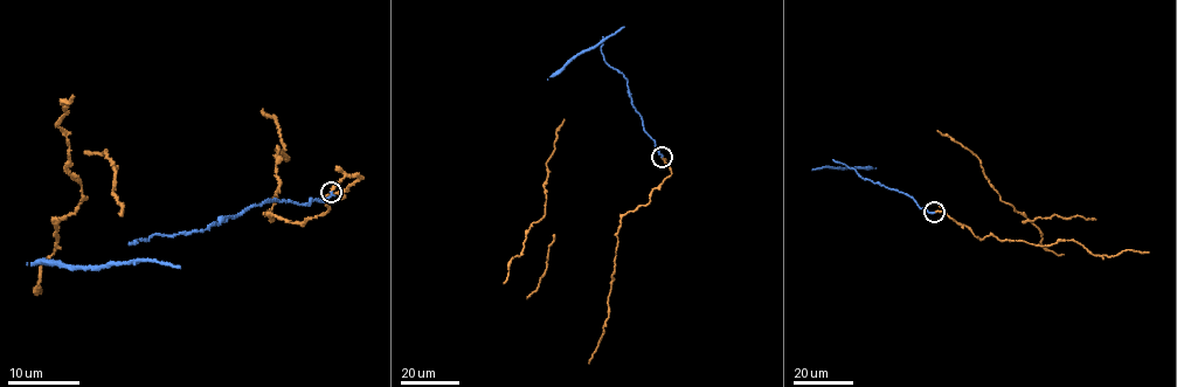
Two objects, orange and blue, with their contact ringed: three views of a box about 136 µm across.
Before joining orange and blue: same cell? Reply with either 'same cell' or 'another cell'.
another cell

